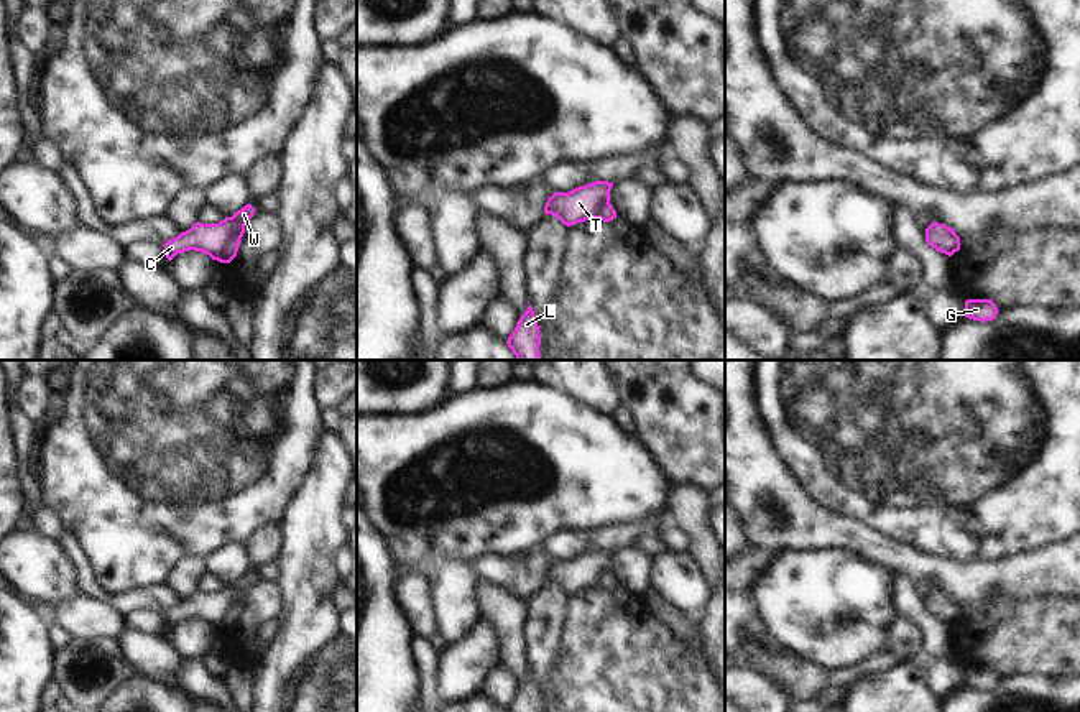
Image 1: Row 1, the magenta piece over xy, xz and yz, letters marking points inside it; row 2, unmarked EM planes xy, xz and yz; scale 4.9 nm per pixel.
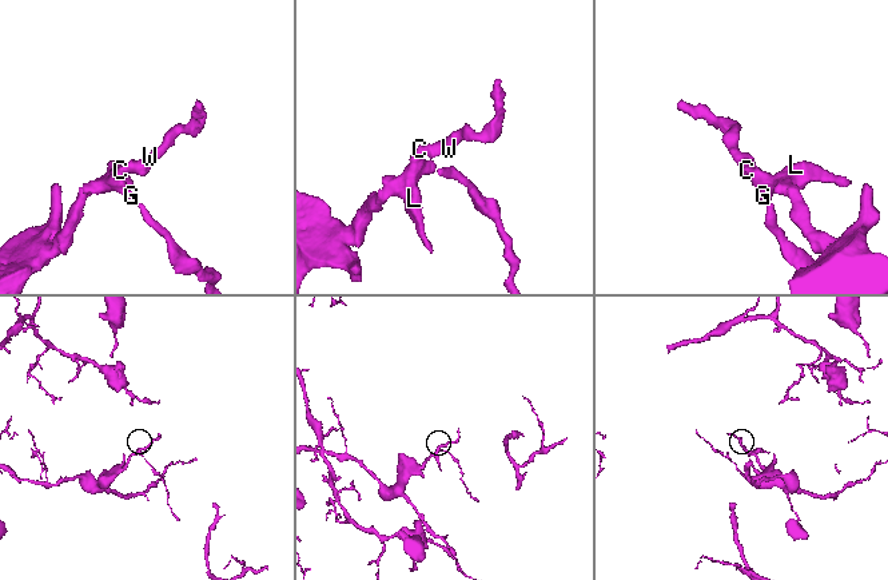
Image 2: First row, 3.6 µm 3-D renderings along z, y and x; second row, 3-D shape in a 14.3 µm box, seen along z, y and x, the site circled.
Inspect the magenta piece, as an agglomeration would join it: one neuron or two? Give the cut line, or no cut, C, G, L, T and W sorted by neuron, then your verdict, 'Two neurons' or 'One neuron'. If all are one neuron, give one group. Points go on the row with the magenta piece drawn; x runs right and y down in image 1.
No split. Groups: C G L T W. One neuron

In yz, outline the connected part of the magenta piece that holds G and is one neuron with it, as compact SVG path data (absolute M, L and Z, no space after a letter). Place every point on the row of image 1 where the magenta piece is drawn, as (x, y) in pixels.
M967 299L963 316L973 321L993 321L998 314L998 307L991 299Z

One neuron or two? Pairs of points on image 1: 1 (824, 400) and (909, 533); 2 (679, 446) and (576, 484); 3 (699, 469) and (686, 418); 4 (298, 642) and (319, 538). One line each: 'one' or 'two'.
1: one
2: two
3: one
4: one

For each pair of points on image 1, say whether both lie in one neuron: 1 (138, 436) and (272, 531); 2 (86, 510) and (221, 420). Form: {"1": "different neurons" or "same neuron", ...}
{"1": "different neurons", "2": "same neuron"}

